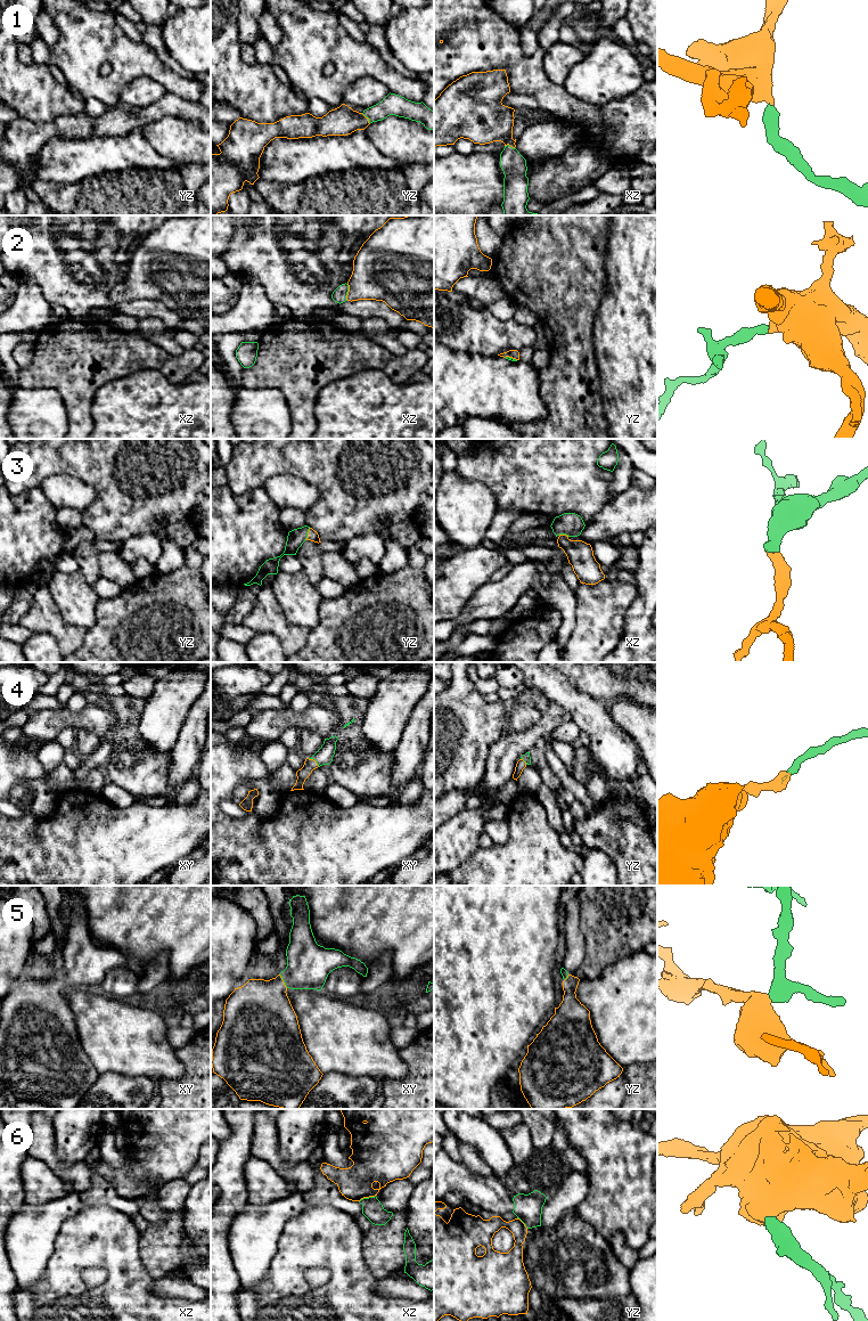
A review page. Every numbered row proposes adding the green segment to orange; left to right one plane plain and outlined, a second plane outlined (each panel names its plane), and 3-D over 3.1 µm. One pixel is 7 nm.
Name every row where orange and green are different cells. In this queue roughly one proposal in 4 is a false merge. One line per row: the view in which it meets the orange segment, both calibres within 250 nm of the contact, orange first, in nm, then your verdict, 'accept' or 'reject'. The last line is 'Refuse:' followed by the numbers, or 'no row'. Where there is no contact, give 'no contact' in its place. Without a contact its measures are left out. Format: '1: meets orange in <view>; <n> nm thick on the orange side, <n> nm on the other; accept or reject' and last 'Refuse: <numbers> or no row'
1: meets orange in yz; 200 nm thick on the orange side, 150 nm on the other; accept
2: meets orange in xz; 360 nm thick on the orange side, 100 nm on the other; accept
3: meets orange in yz; 70 nm thick on the orange side, 120 nm on the other; accept
4: meets orange in xy; 90 nm thick on the orange side, 120 nm on the other; accept
5: meets orange in xy; 400 nm thick on the orange side, 300 nm on the other; accept
6: meets orange in xz; 280 nm thick on the orange side, 150 nm on the other; reject
Refuse: 6

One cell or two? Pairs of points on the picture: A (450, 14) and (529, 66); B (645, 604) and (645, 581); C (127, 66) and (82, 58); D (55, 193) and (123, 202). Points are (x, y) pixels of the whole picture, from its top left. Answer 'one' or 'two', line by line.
A: one
B: one
C: one
D: one

